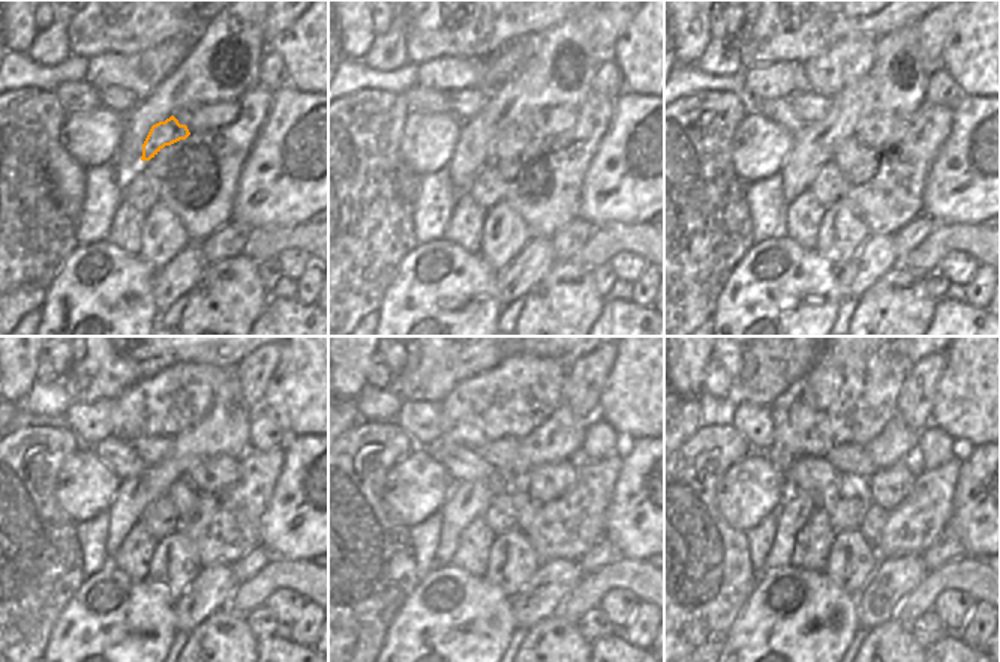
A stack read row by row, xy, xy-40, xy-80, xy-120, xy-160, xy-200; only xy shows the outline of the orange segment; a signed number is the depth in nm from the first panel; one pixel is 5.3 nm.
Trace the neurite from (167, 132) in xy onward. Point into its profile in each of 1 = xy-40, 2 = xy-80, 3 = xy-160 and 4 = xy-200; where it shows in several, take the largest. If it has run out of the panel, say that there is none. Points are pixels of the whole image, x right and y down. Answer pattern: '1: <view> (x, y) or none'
1: xy-40 (505, 149)
2: xy-80 (850, 153)
3: xy-160 (525, 505)
4: xy-200 (871, 527)

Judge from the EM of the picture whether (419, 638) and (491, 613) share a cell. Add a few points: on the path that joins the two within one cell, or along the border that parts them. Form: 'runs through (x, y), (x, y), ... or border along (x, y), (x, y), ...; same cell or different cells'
runs through (432, 626), (458, 626), (471, 619); same cell

